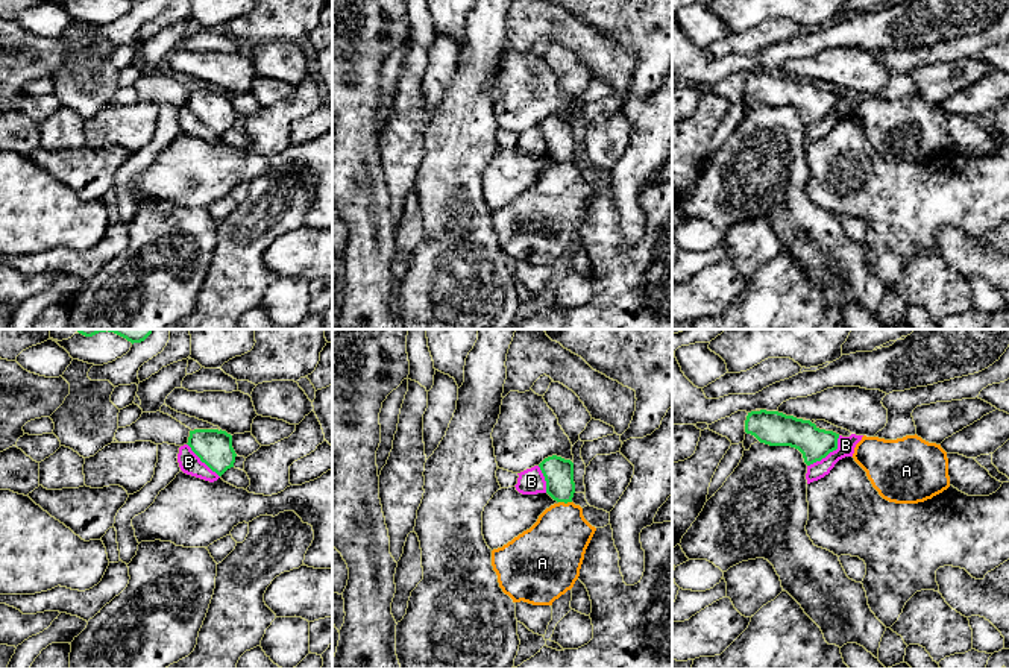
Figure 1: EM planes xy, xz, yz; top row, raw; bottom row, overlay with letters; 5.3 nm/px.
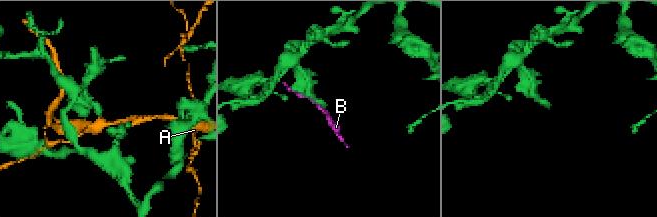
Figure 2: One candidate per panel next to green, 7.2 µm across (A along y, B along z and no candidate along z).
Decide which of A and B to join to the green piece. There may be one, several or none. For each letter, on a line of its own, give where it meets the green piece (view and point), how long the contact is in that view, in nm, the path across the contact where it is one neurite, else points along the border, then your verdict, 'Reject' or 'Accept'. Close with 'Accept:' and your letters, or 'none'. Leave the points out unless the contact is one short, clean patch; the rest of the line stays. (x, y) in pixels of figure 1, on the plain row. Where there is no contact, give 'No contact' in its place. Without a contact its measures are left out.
A: Touches green at xz (565, 163). Shared border 70 nm. Reject
B: Touches green at yz (827, 114). Shared border 240 nm. Boundary: yz (839, 96), (835, 109), (807, 126). Reject
Accept: none

